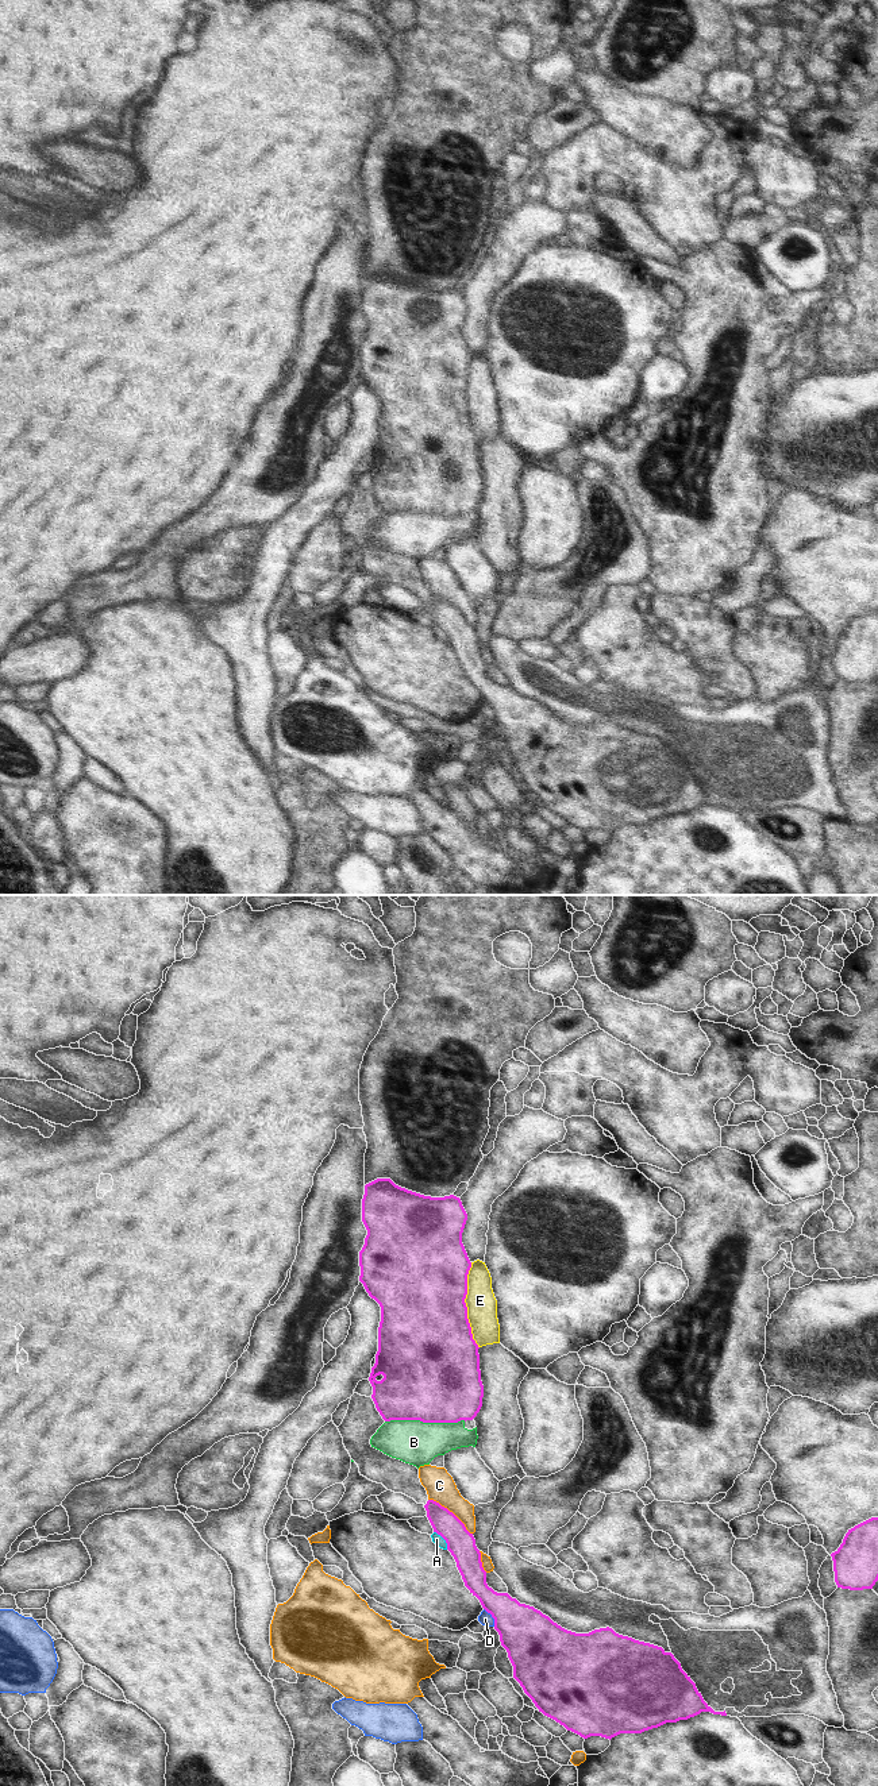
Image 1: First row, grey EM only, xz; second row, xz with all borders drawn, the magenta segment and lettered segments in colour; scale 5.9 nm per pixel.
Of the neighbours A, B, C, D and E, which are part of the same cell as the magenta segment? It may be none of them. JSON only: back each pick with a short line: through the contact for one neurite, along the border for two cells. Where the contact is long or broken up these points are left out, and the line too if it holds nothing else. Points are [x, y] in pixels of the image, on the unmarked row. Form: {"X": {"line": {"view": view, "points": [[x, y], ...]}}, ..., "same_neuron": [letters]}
{"same_neuron": []}

